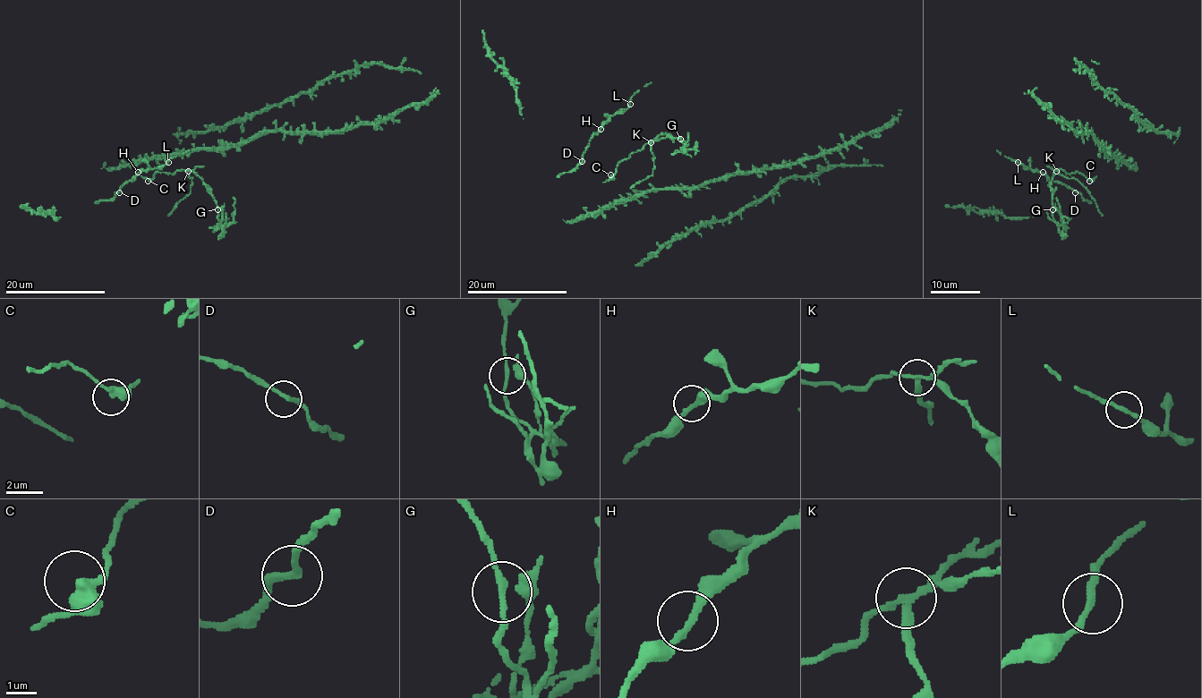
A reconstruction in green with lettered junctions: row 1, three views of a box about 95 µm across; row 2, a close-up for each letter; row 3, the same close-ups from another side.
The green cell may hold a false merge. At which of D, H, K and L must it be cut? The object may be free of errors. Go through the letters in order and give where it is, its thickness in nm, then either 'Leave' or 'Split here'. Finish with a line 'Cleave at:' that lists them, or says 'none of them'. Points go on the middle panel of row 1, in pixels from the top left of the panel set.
D: Place: (582, 161). Thickness 240 nm. Leave
H: Place: (600, 129). Thickness 240 nm. Leave
K: Place: (651, 142). Thickness 190 nm. Split here
L: Place: (630, 104). Thickness 200 nm. Leave
Cleave at: K

